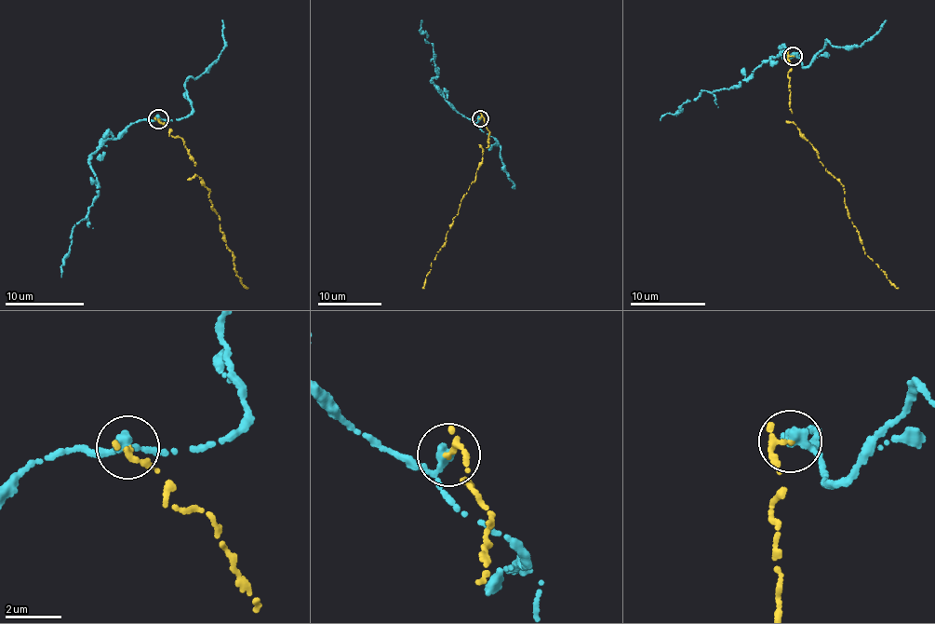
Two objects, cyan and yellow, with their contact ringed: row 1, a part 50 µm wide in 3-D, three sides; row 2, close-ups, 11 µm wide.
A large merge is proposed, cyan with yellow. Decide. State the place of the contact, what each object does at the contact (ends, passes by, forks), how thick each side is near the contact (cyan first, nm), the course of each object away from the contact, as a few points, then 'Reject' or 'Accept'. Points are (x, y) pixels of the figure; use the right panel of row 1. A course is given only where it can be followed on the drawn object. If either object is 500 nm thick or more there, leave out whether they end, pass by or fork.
Place: (793, 56). At the ring cyan passes by. At the ring yellow passes by. Thickness 300 nm (cyan) against 170 nm. Course of cyan: (792, 55), (798, 58), (801, 51), (782, 52), (728, 88), (702, 89), (677, 113), (667, 113), (661, 119). Course of yellow: (792, 55), (787, 58), (792, 68), (787, 76), (793, 120), (844, 189), (844, 203), (865, 253), (899, 288). Reject

